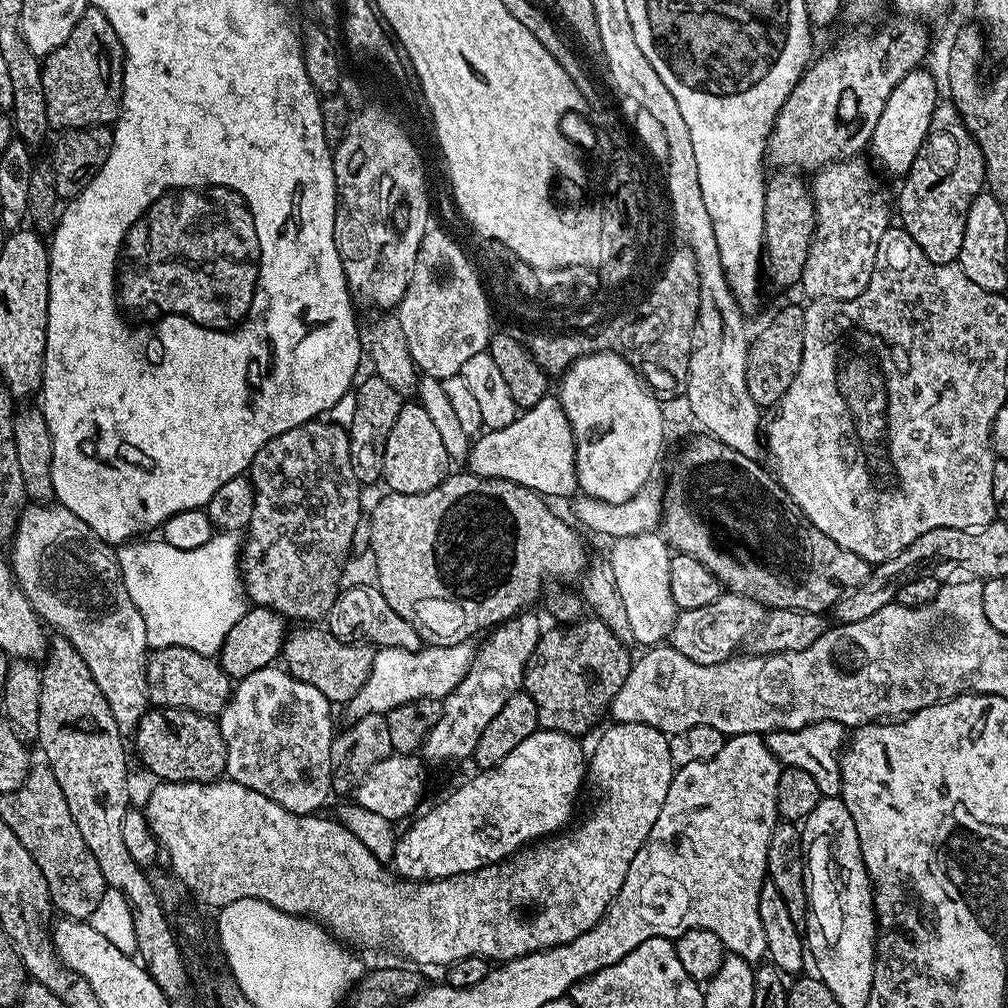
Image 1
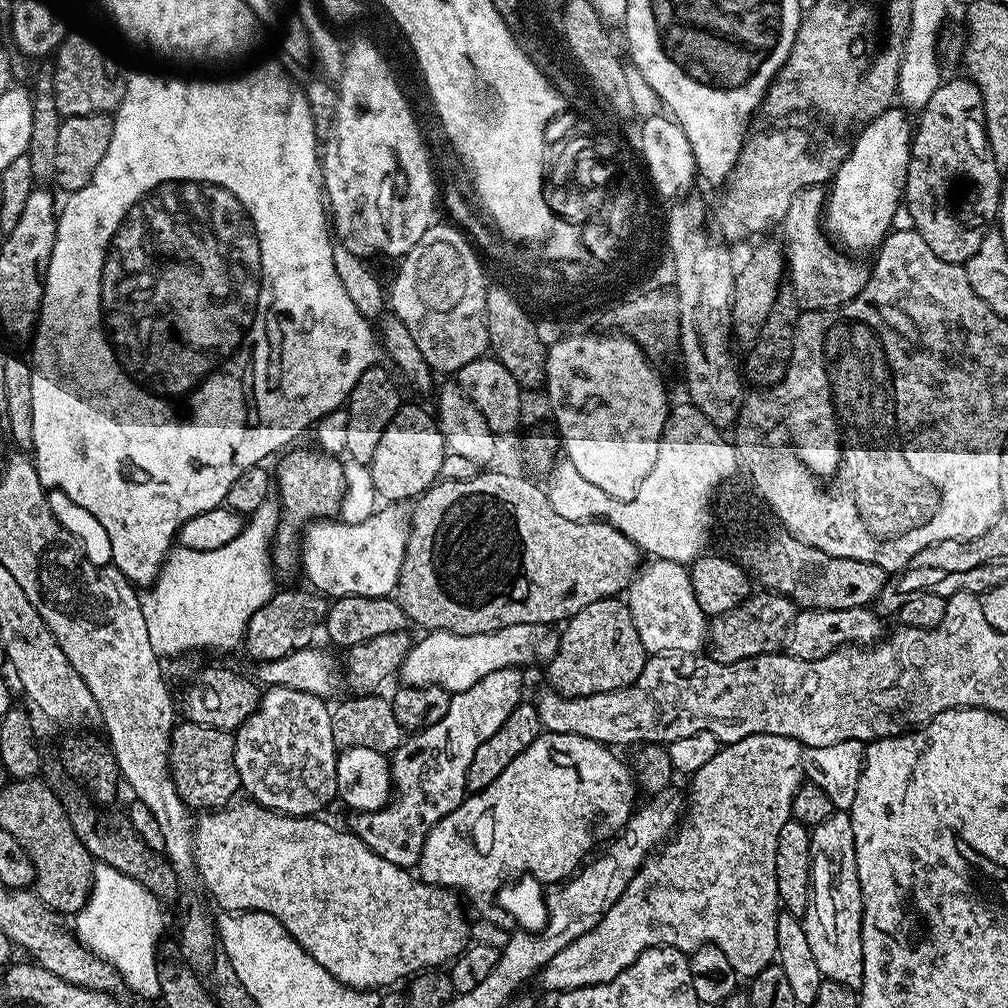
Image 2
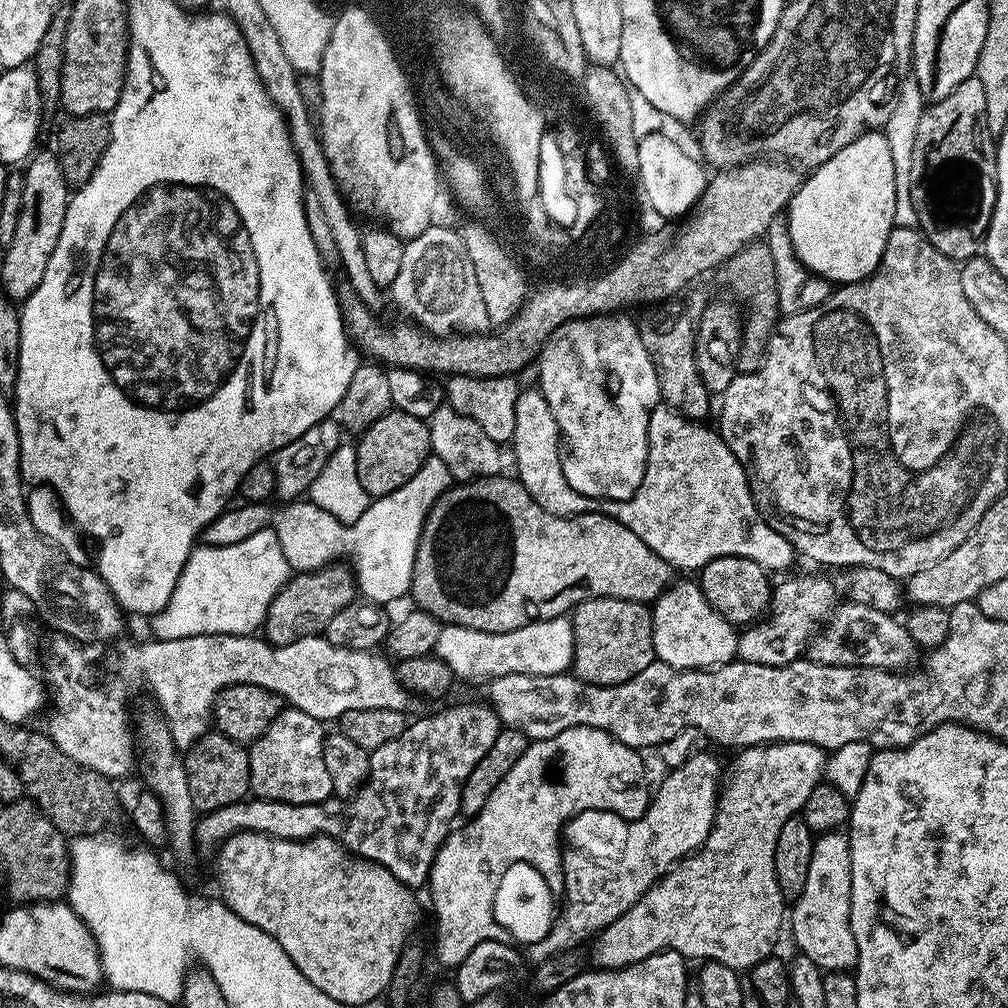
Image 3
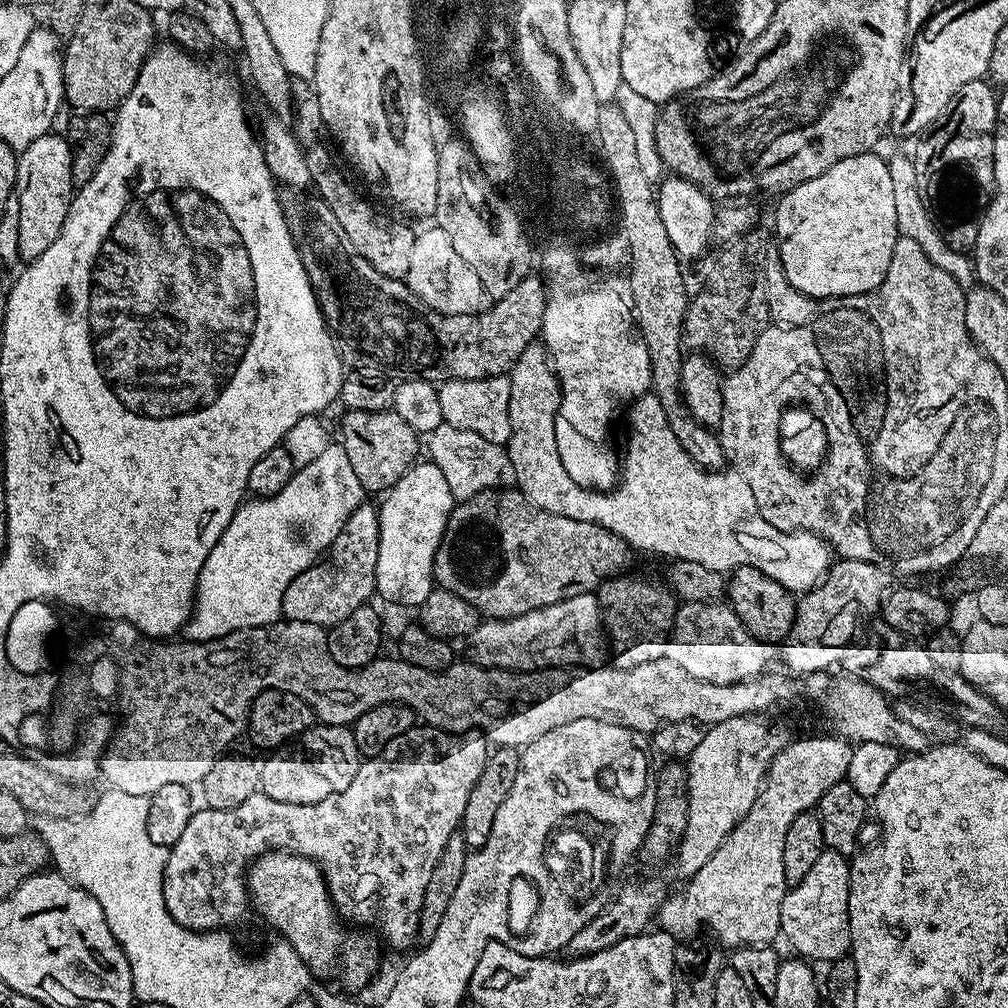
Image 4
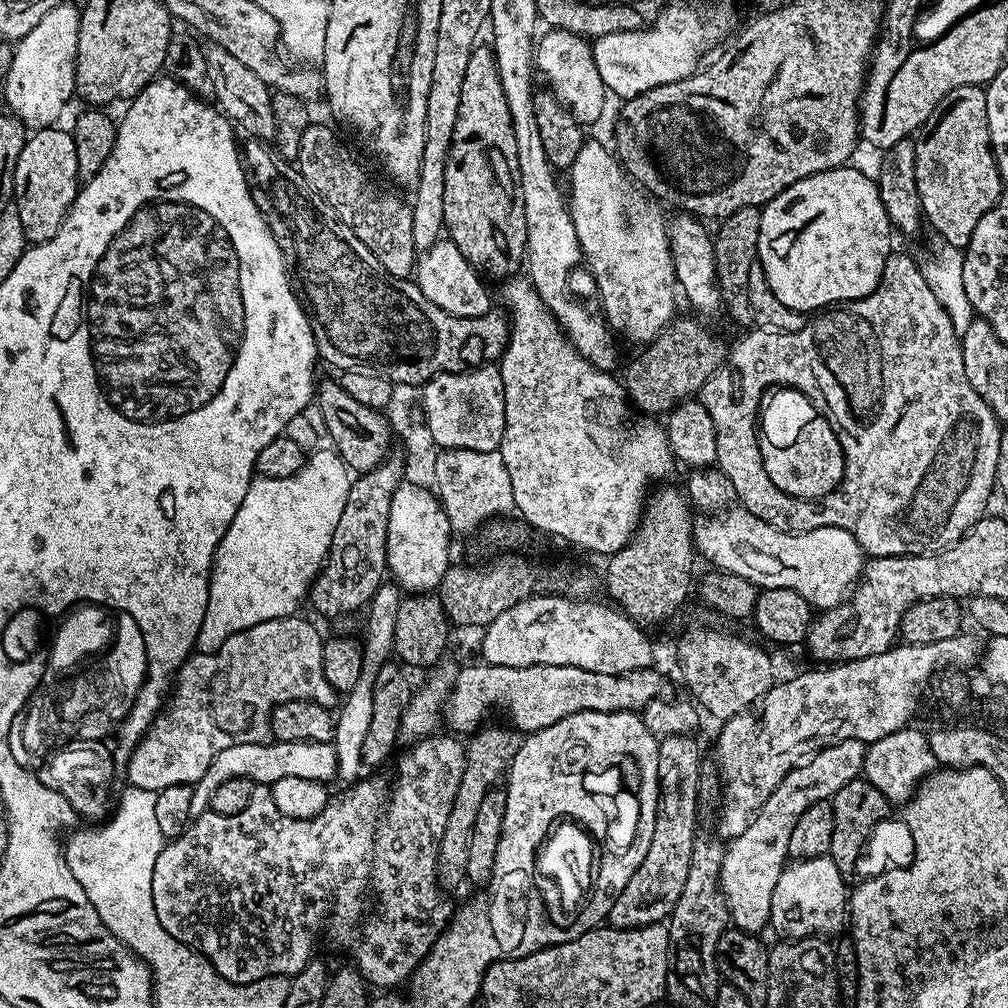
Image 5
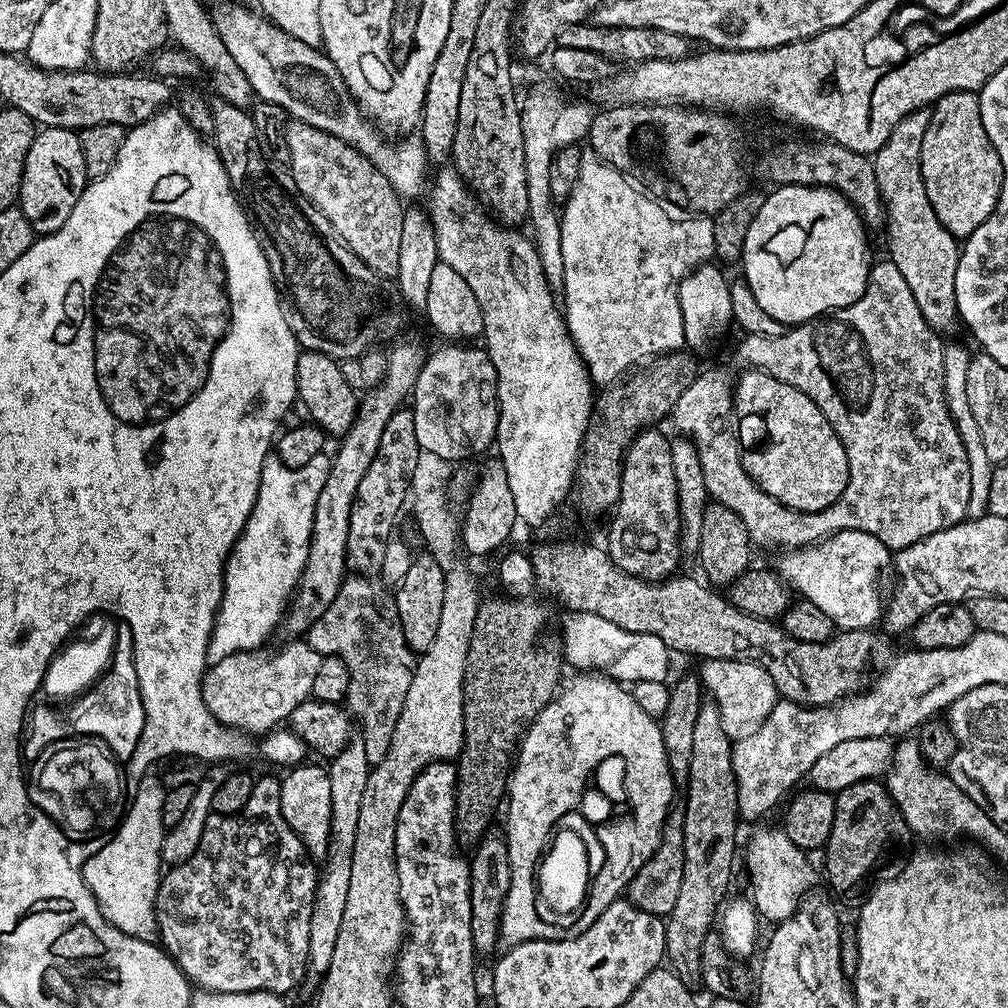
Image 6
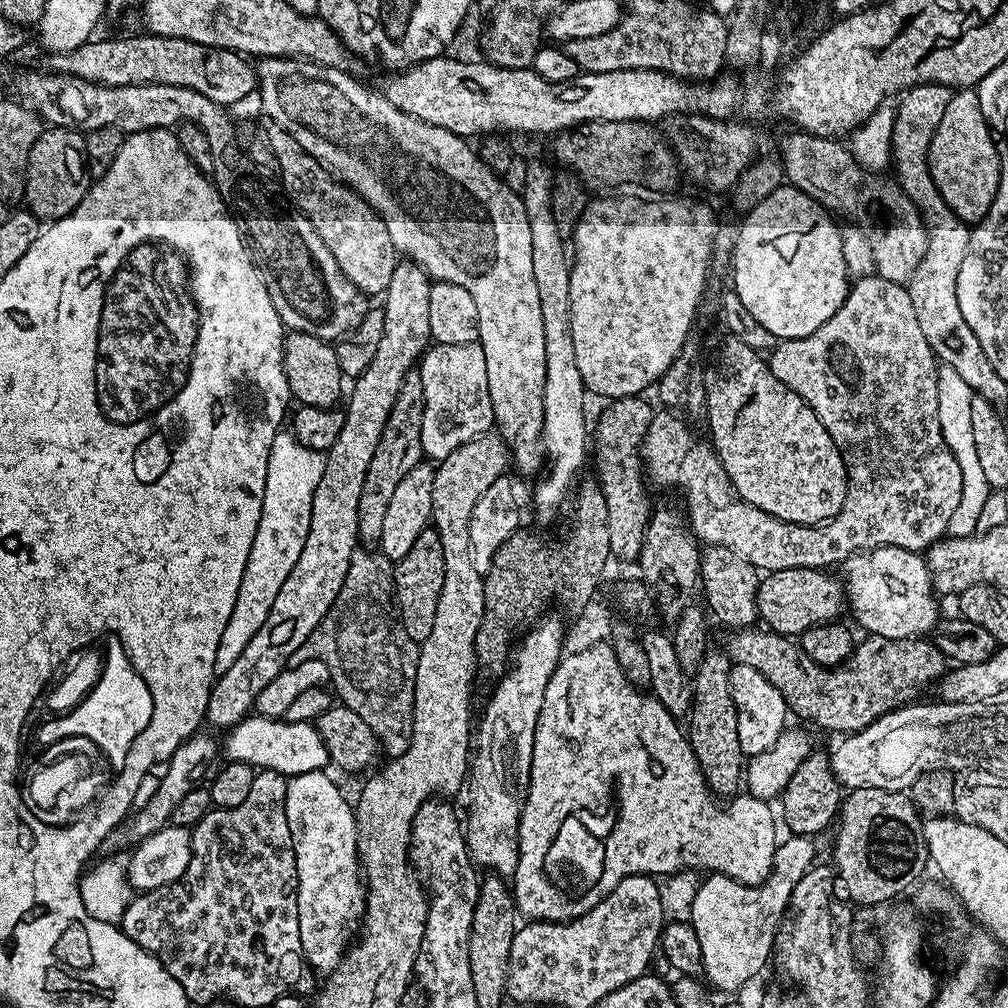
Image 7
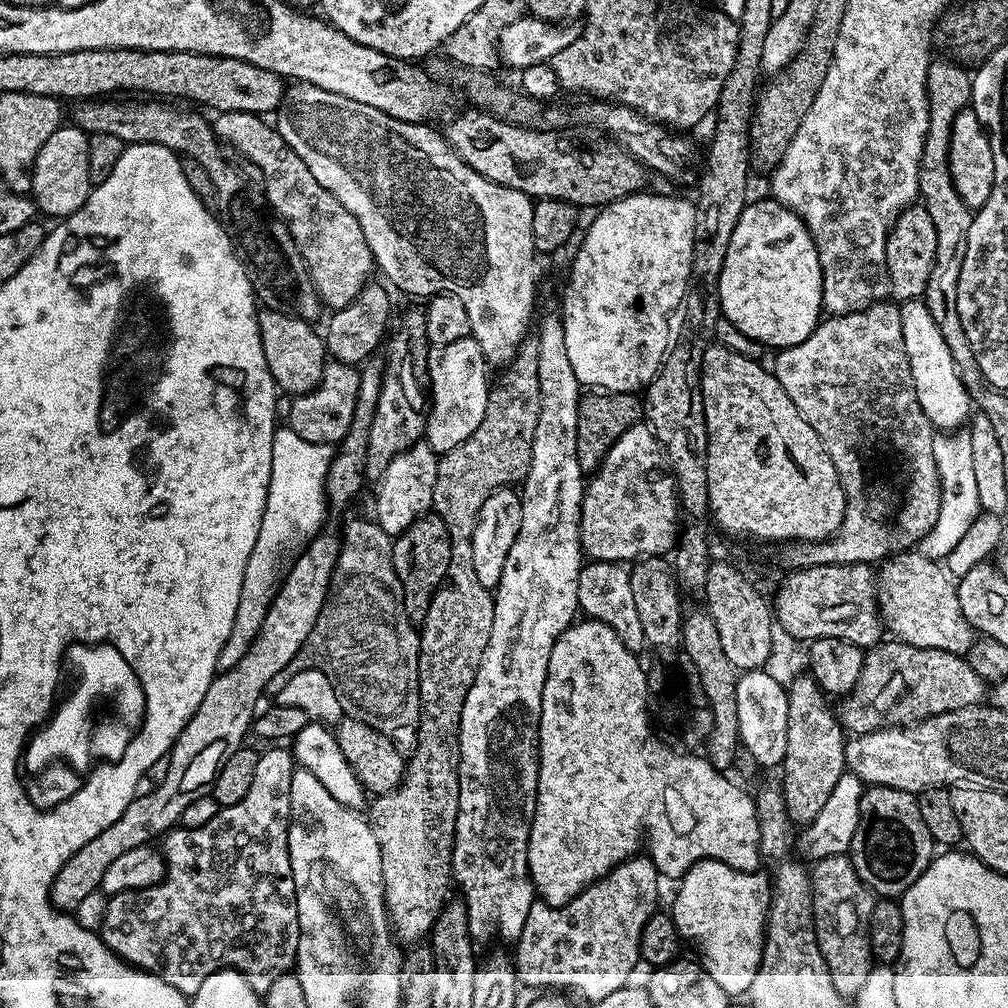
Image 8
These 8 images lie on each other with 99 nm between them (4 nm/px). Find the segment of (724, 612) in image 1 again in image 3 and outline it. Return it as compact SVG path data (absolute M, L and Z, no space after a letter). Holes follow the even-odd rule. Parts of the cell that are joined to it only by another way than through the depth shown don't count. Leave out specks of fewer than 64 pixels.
M800 576L797 580L784 580L772 590L772 607L767 616L755 624L747 625L739 633L736 654L748 664L786 666L805 655L812 637L828 623L838 603L836 584L828 576Z

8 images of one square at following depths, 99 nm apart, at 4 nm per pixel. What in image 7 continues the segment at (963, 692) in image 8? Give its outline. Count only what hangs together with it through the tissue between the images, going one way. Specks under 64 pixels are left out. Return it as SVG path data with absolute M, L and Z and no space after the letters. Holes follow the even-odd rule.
M740 626L728 636L726 651L732 664L750 666L762 674L782 694L788 703L788 711L793 717L801 716L804 720L813 720L820 728L828 732L851 734L860 732L870 726L879 716L891 712L909 702L915 701L916 696L927 684L941 679L946 671L946 661L943 654L936 649L935 643L928 638L909 638L895 640L881 636L865 635L864 641L857 643L847 660L835 666L825 666L814 662L800 648L795 639L780 636L767 626Z

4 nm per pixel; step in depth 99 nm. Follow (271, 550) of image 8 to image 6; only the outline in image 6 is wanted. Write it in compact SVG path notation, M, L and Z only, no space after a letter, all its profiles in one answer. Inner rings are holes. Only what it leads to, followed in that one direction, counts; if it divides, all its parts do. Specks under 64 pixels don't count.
M324 454L310 458L310 462L306 462L306 466L302 466L301 468L286 466L278 458L269 458L264 461L264 465L262 466L262 478L260 479L260 489L258 490L258 498L254 502L254 510L250 514L250 518L244 524L243 530L240 531L240 536L236 539L236 543L233 544L232 552L224 564L224 593L222 594L220 609L216 612L216 621L212 627L212 633L208 639L208 649L206 650L206 658L208 659L209 665L222 662L222 658L230 658L230 654L234 654L235 652L247 652L249 650L259 649L261 645L263 645L260 643L262 643L275 628L279 629L281 627L284 614L288 611L288 605L296 591L297 584L300 582L300 575L304 573L306 558L308 557L308 547L312 541L312 527L314 526L316 503L318 502L318 496L322 494L322 488L326 486L328 471L331 465L331 459Z

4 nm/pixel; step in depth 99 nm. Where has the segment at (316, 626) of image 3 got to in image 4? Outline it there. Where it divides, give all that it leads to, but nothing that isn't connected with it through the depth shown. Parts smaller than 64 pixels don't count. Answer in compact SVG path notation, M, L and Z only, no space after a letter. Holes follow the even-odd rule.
M371 502L359 504L322 558L286 586L286 594L282 594L283 619L310 622L327 630L342 622L342 618L354 614L354 610L365 607L371 601L368 599L377 595L379 549L380 513L377 505Z

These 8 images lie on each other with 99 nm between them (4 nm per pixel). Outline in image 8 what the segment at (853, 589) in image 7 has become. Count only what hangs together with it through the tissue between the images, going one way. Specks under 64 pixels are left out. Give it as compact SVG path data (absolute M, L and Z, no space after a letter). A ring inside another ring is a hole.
M904 550L885 559L878 568L876 594L880 606L880 619L887 631L895 639L910 646L946 650L957 654L966 654L972 648L974 630L958 606L958 594L953 577L937 561L923 557L917 550Z

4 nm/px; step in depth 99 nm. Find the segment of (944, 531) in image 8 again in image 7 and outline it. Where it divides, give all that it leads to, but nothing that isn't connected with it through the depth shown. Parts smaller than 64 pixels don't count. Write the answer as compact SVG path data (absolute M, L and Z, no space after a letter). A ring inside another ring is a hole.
M940 364L936 369L936 385L938 386L938 426L946 446L954 454L954 460L962 470L962 496L957 509L950 518L947 533L951 537L966 537L976 532L978 519L981 518L983 503L992 489L983 476L982 466L978 463L976 443L974 443L973 421L970 415L970 402L974 395L972 388L954 370L954 366Z

